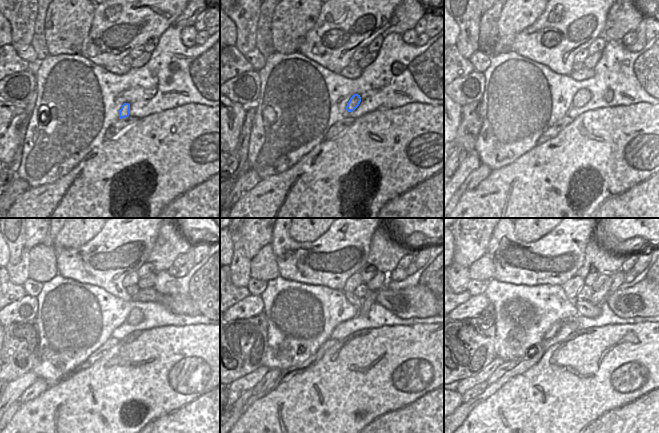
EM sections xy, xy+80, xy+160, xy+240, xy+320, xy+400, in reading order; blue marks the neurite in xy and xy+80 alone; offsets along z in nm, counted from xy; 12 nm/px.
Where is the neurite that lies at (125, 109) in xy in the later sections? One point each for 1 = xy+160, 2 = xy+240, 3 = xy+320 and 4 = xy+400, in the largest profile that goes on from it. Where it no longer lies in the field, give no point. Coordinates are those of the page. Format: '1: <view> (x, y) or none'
1: xy+160 (582, 96)
2: xy+240 (136, 316)
3: xy+320 (370, 297)
4: xy+400 (597, 297)

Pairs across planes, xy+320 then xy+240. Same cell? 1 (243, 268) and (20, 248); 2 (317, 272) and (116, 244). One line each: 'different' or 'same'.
1: same
2: same

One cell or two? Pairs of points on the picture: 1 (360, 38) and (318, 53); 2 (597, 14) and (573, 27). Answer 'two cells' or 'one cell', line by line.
1: one cell
2: one cell

